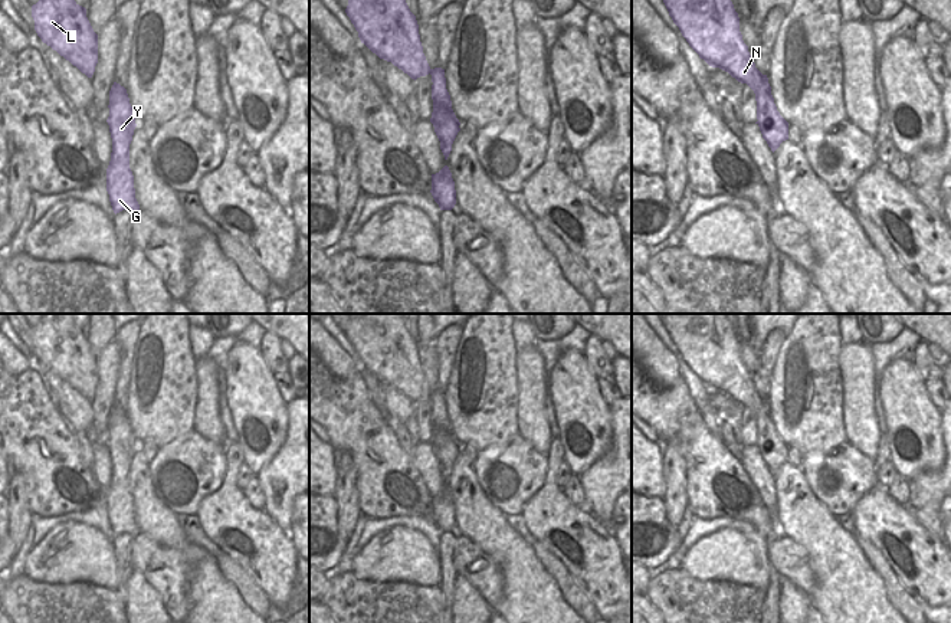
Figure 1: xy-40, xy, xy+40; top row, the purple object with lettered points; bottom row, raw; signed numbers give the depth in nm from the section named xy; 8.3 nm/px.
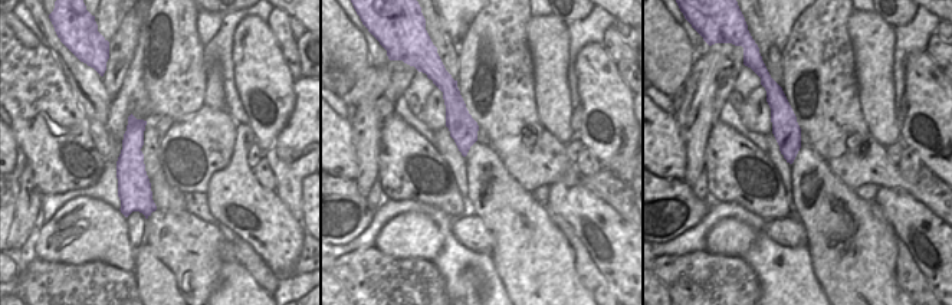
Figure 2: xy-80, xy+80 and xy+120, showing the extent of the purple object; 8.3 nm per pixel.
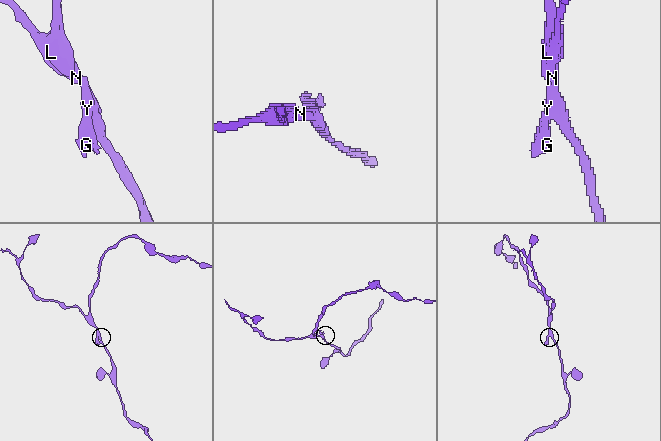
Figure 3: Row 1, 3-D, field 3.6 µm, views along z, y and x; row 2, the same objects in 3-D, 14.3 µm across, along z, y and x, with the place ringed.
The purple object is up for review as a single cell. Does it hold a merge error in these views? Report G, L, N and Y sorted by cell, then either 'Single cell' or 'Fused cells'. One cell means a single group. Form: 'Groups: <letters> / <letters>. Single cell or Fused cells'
Groups: G Y / L N. Fused cells.

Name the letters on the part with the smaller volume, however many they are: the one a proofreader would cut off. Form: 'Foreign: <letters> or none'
Foreign: G, Y.

